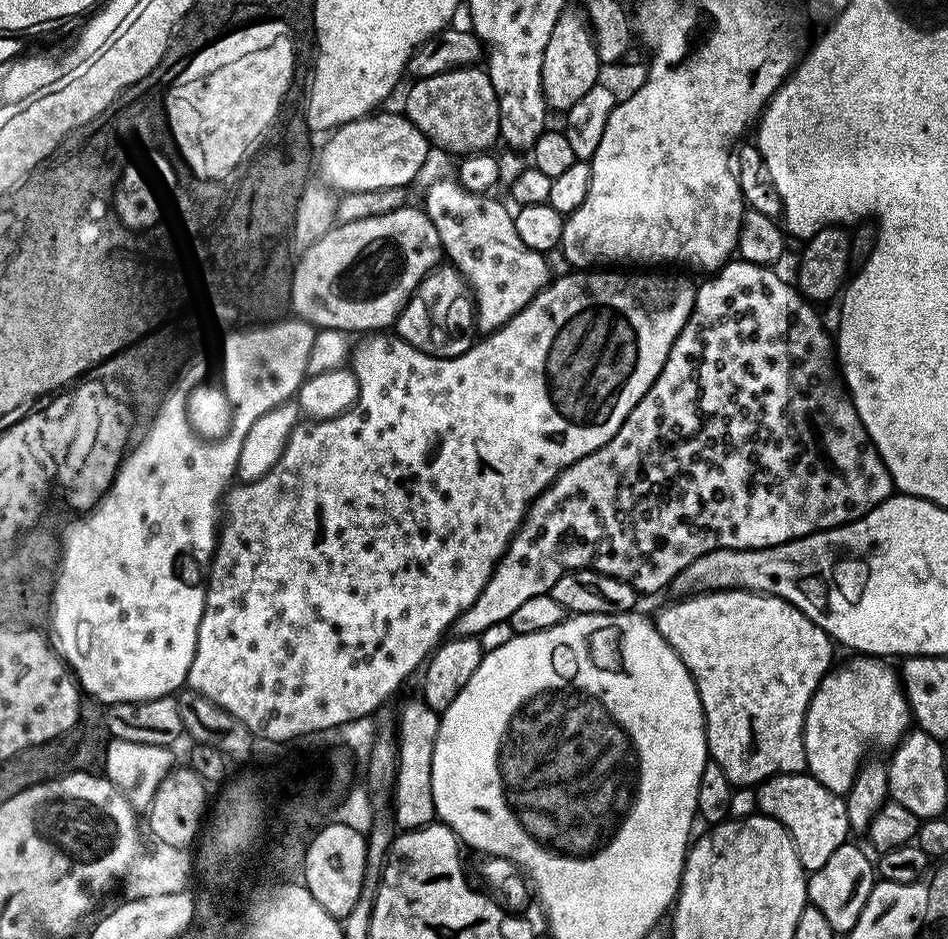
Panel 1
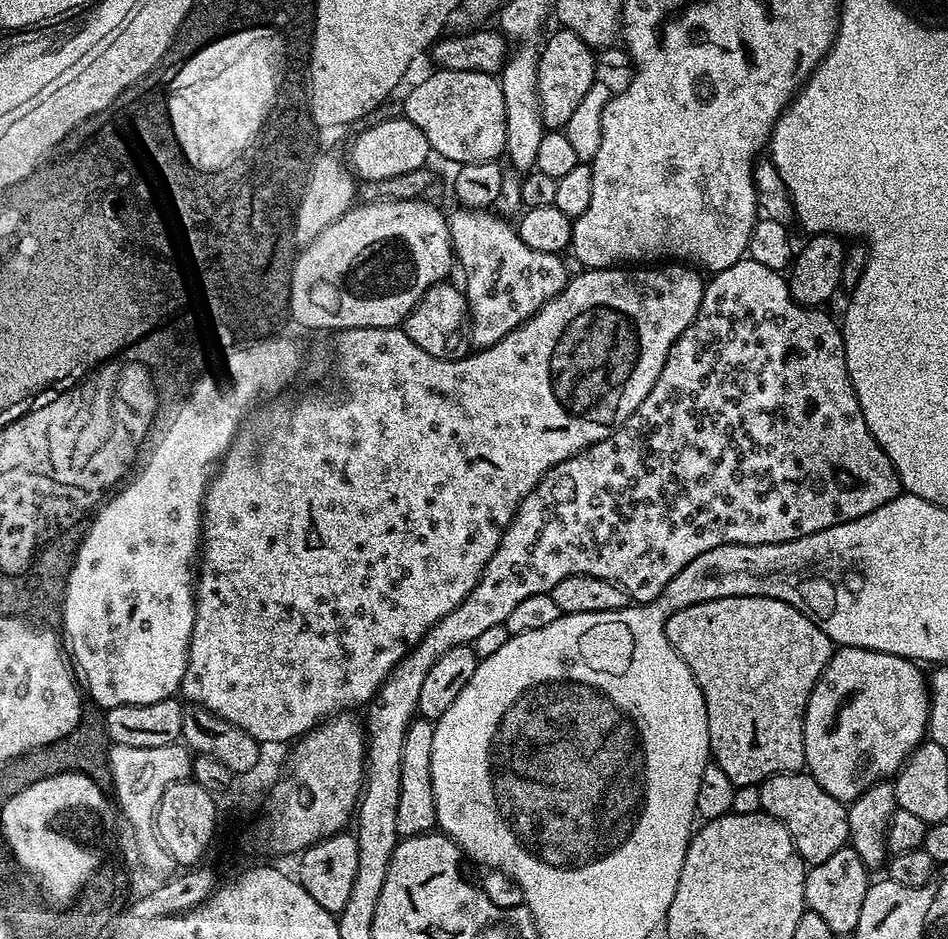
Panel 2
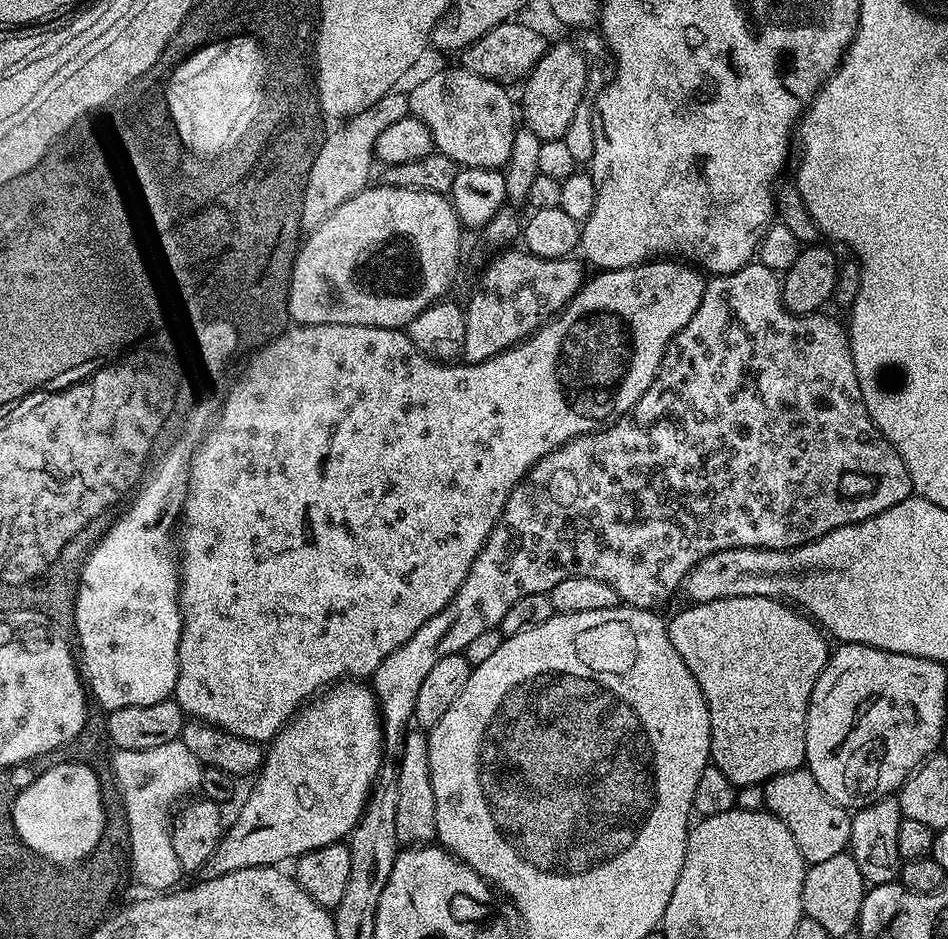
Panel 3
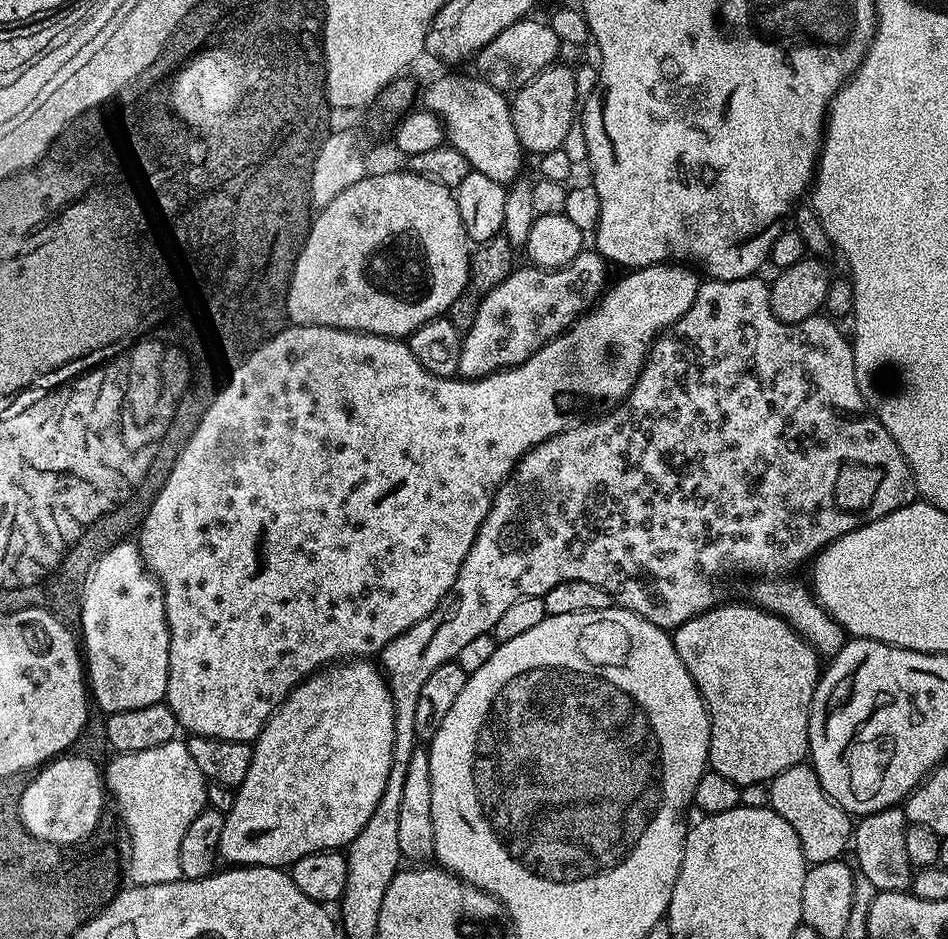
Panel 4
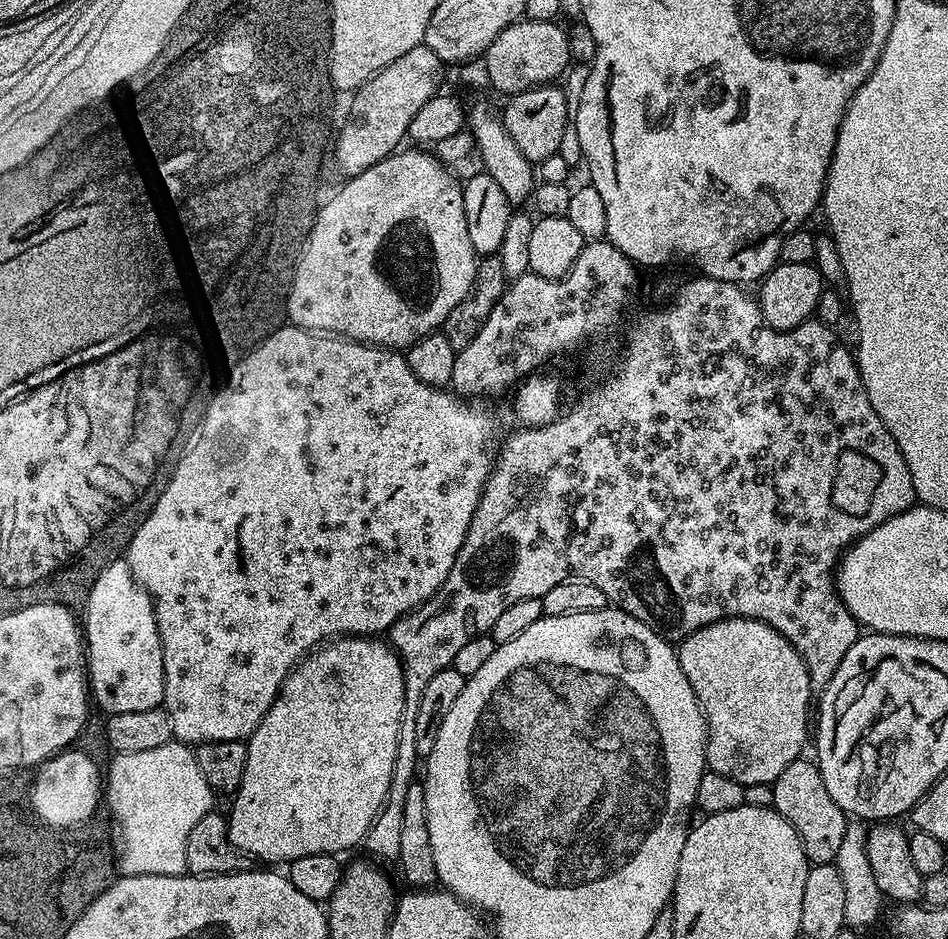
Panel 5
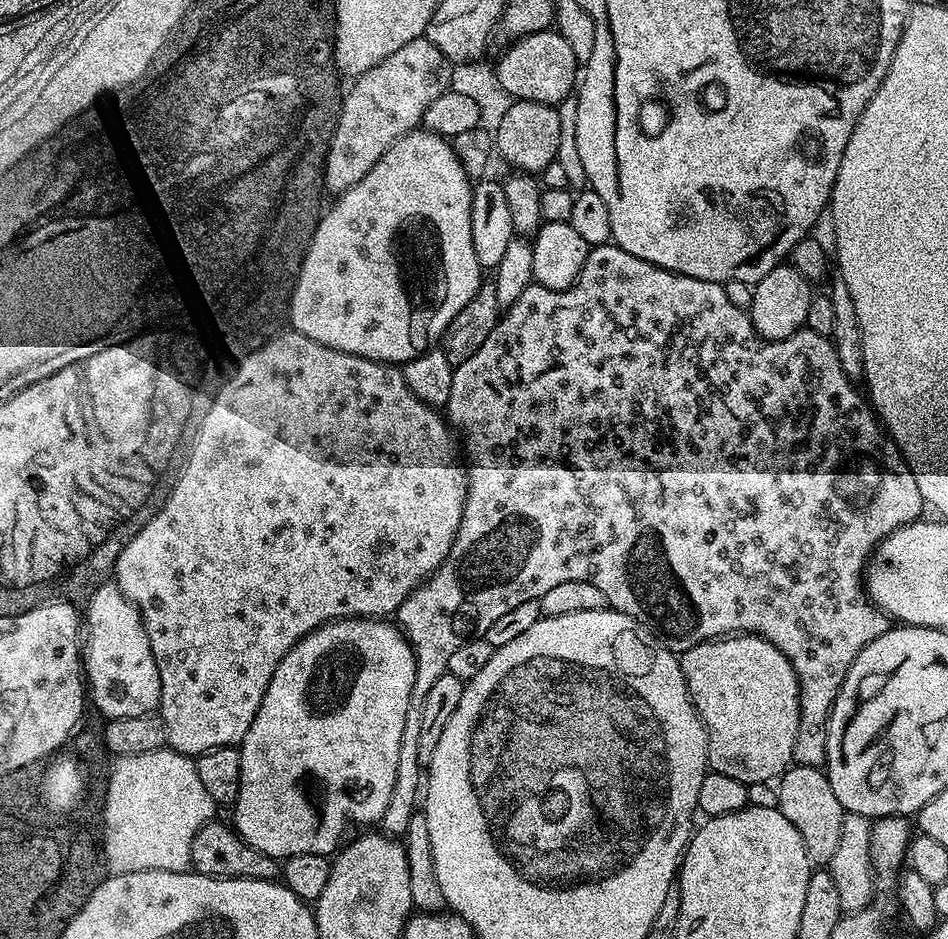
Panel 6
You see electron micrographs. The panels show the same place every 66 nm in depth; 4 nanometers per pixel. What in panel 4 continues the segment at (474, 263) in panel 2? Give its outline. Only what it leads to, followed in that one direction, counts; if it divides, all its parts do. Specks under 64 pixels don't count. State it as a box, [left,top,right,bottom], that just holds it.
[459,250,610,380]

